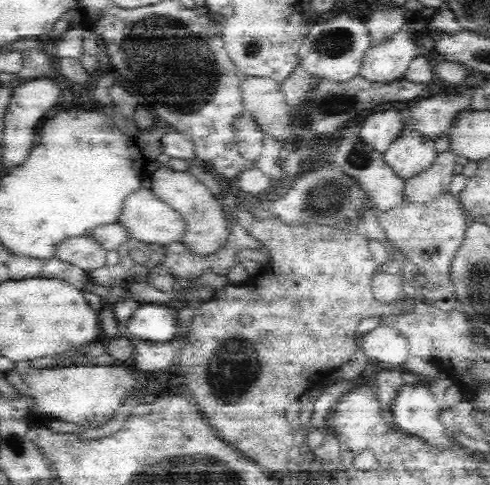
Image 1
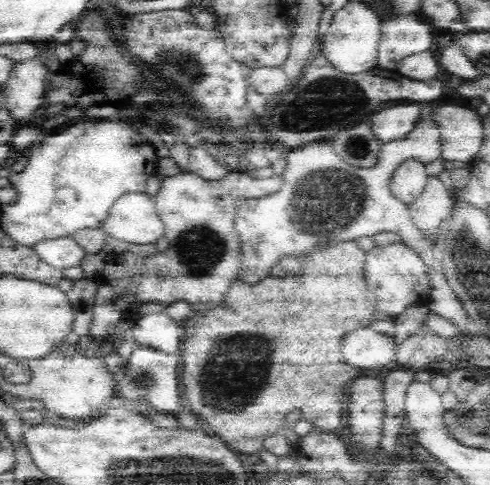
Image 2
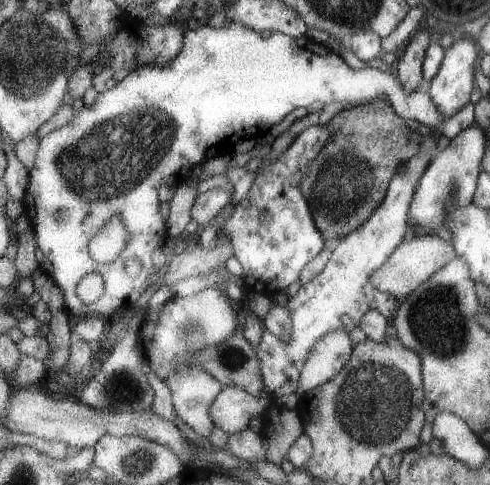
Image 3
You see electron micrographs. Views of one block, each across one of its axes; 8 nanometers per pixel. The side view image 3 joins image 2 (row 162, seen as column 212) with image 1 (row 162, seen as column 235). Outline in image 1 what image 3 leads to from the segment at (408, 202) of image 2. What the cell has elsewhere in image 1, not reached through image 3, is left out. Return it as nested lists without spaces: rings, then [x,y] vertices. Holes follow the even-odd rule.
[[[404,130],[384,154],[388,166],[404,182],[410,182],[412,178],[424,174],[434,164],[436,158],[438,152],[434,148],[434,142],[420,138],[420,134],[412,130]]]

